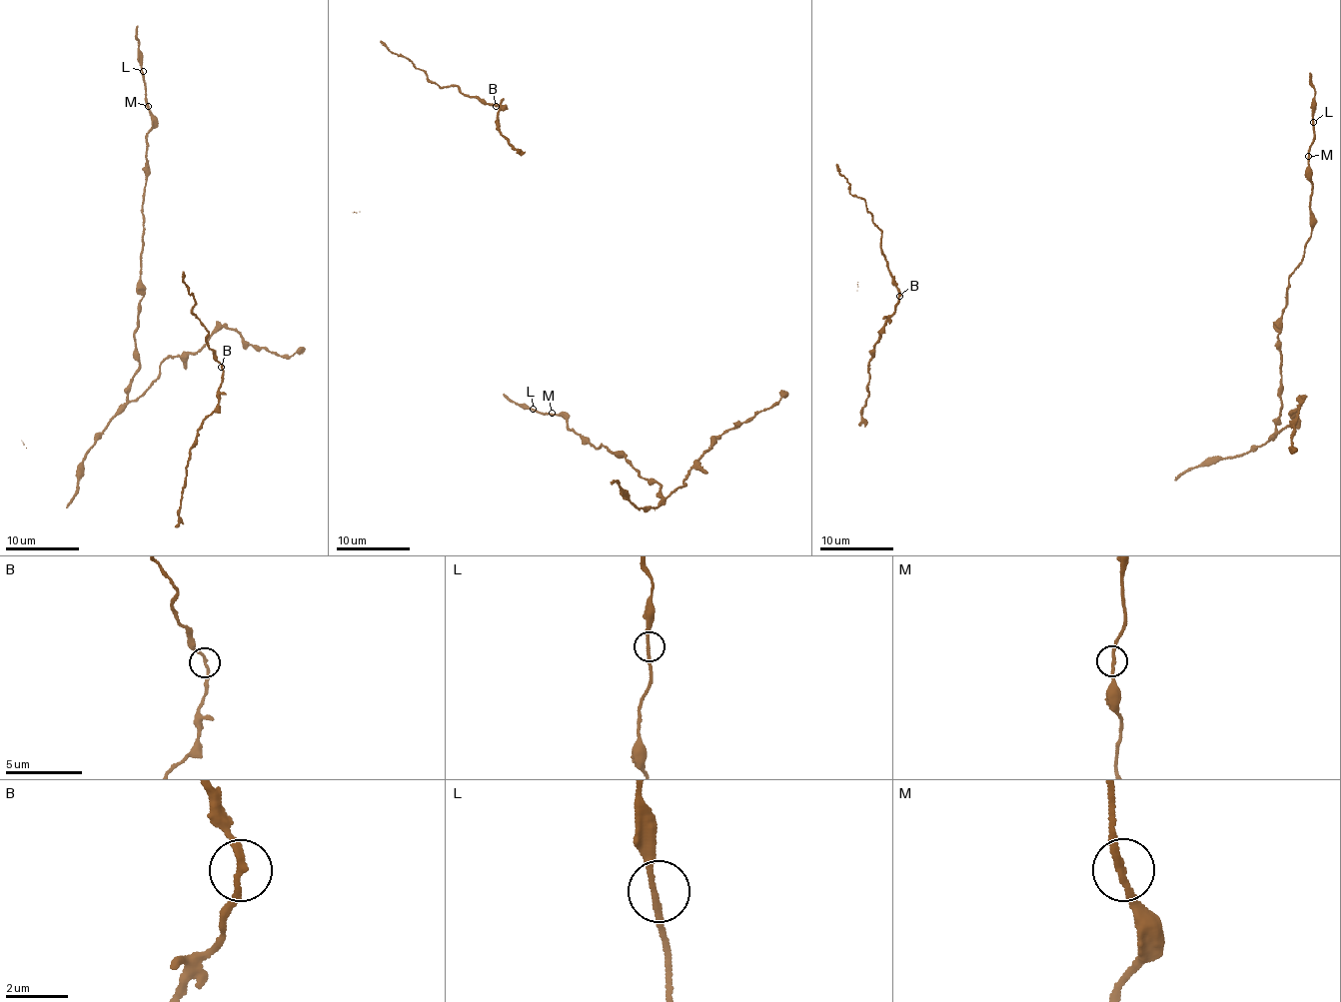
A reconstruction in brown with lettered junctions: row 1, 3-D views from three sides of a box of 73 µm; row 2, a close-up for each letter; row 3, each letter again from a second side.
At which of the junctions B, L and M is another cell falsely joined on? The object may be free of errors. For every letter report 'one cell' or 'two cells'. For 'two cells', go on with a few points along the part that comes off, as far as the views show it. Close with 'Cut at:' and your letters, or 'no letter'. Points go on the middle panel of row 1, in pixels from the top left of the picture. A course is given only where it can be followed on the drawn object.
B: one cell
L: one cell
M: one cell
Cut at: no letter

